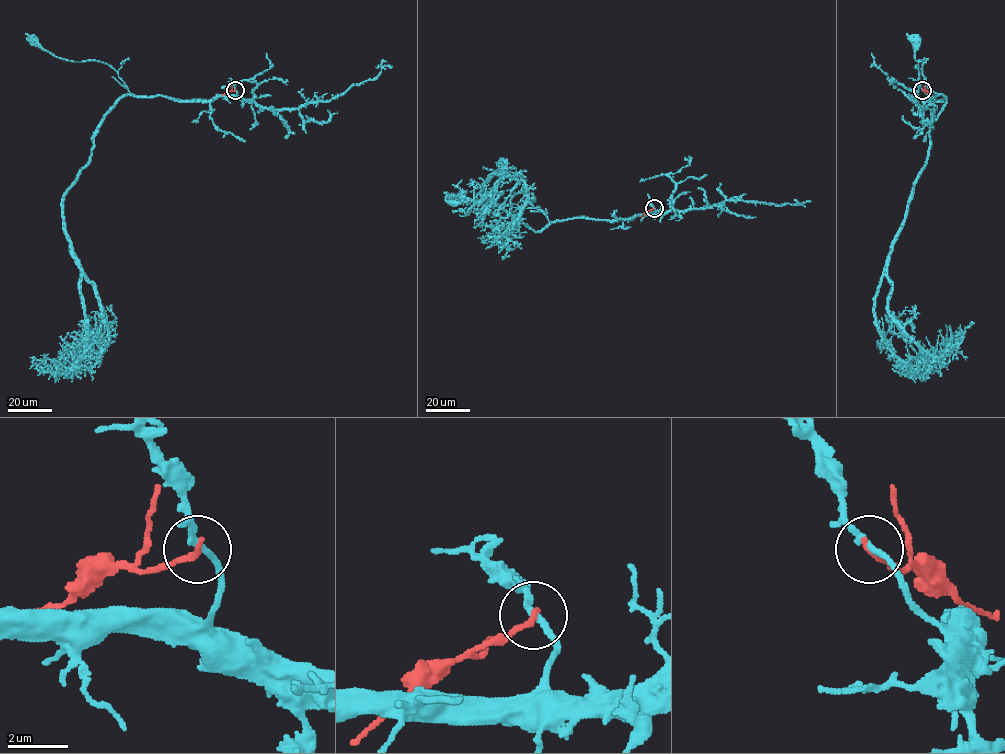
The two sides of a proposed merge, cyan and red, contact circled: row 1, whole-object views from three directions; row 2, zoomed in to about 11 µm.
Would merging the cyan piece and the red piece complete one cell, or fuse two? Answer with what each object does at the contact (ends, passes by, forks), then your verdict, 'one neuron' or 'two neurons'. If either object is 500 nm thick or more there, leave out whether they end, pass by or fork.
cyan passes by; red ends there; two neurons

